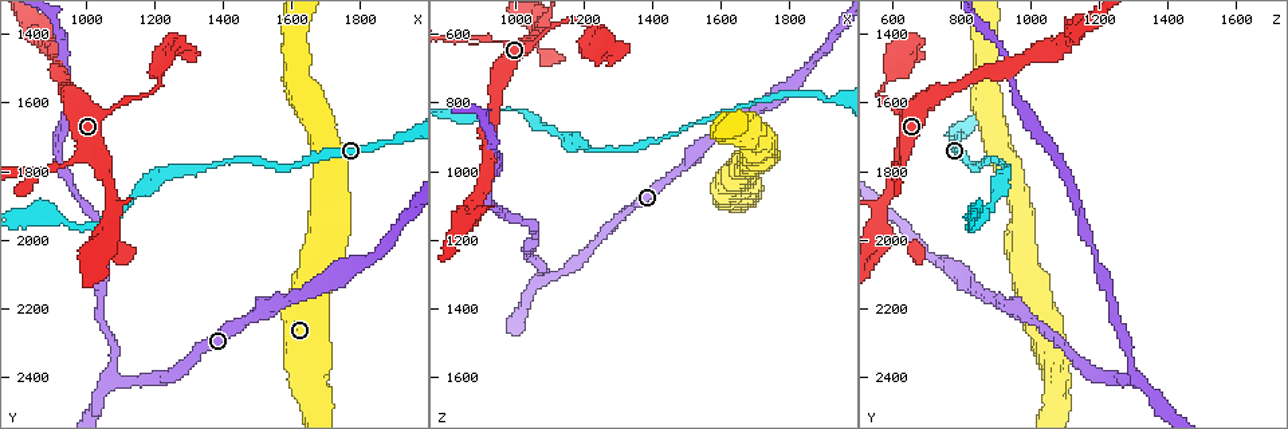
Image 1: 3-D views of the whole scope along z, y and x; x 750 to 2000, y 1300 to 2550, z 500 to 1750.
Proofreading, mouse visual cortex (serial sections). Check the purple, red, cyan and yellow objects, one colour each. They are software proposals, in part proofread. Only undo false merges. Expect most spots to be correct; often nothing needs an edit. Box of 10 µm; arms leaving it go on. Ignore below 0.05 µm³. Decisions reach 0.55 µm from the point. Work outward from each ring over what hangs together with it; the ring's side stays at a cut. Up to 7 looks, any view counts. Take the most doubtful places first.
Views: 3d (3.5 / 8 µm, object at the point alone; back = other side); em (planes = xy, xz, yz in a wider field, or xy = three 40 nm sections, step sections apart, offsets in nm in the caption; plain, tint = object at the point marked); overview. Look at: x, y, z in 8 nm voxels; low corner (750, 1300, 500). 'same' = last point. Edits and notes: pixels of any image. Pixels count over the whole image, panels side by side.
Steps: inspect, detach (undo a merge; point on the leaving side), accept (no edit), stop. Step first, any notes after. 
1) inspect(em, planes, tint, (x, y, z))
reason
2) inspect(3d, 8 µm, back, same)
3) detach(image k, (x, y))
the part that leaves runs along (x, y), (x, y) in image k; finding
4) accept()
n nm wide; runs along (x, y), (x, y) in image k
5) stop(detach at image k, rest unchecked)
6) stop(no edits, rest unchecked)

inspect(3d, 8 µm, (1090, 2410, 1310))

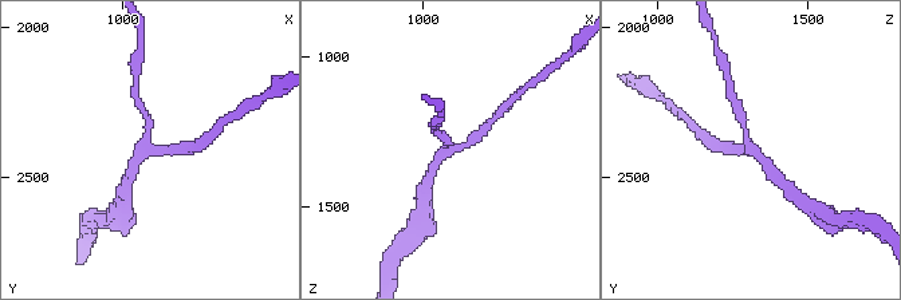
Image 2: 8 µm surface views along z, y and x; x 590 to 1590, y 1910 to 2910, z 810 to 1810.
inspect(3d, 3.5 µm, same)

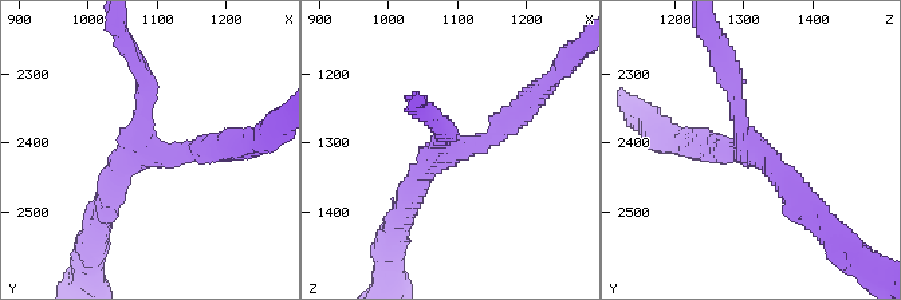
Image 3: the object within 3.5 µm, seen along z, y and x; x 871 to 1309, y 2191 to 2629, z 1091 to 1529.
inspect(em, xy, step 2, tint, (1090, 2415, 1305))
3 arms; arms of 200, 300, 300 nm

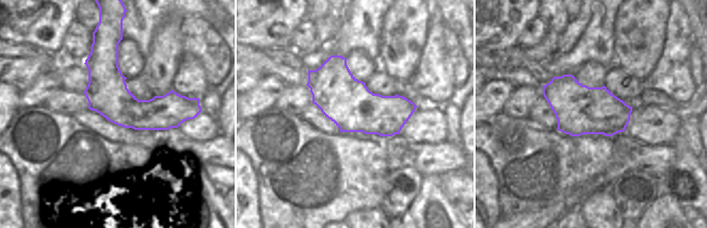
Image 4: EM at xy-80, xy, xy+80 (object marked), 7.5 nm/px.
accept()
runs along (107, 43), (107, 81), (139, 113), (186, 116) in image 4; one cell here

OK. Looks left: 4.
inspect(3d, 3.5 µm, (1070, 2000, 620))
thick turns thin

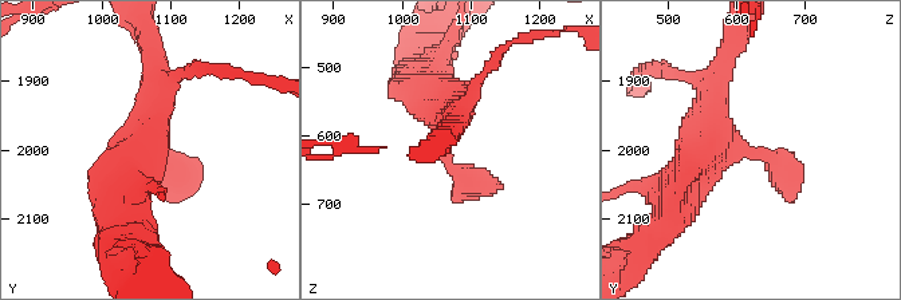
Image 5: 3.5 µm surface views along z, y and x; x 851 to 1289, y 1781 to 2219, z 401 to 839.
inspect(em, xy, step 2, tint, (1065, 2000, 620))

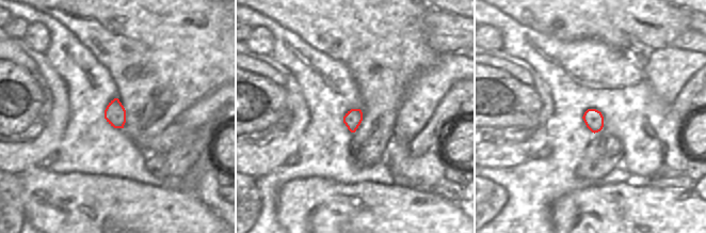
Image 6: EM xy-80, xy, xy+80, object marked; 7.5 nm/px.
accept()
runs along (717, 91), (711, 133), (779, 161), (794, 202) in image 5; all the same cell

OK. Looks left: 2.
inspect(3d, 3.5 µm, (1060, 2050, 1190))
a narrow waist

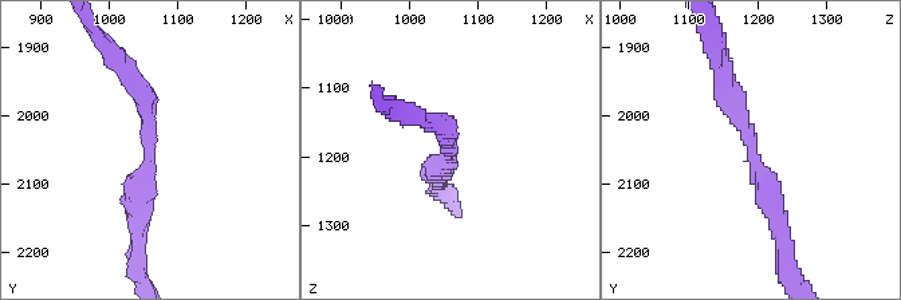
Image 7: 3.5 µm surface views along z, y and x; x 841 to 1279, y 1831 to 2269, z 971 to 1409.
inspect(em, xy, step 5, tint, (1060, 2055, 1195))
arms of 250, 250 nm

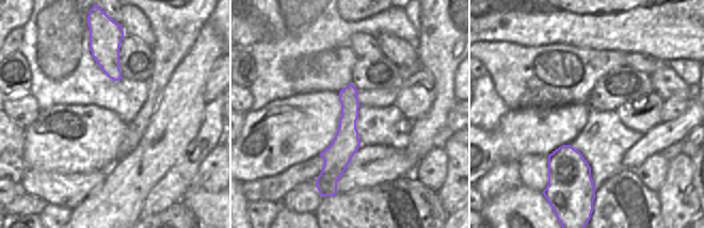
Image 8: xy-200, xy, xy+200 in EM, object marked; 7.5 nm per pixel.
accept()
200 nm wide; runs along (783, 239), (724, 78) in image 7; all the same cell

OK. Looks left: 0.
stop(no edits, rest unchecked)

